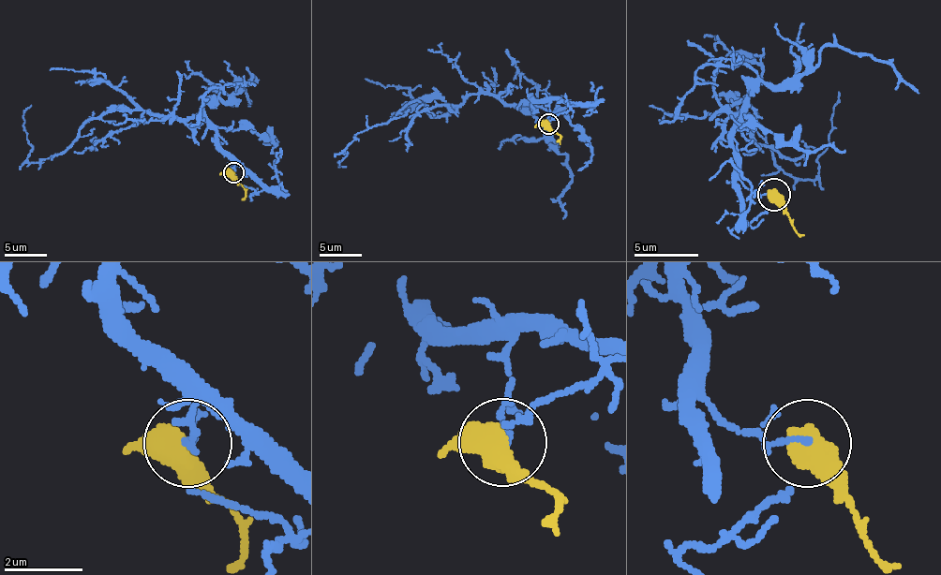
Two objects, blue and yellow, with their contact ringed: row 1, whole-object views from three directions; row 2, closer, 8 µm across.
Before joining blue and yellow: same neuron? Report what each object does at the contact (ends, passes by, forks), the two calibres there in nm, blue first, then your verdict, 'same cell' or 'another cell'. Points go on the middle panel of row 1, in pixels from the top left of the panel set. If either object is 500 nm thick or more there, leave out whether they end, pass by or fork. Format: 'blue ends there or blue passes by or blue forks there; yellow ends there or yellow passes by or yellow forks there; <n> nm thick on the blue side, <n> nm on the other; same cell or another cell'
140 nm thick on the blue side, 550 nm on the other; another cell

